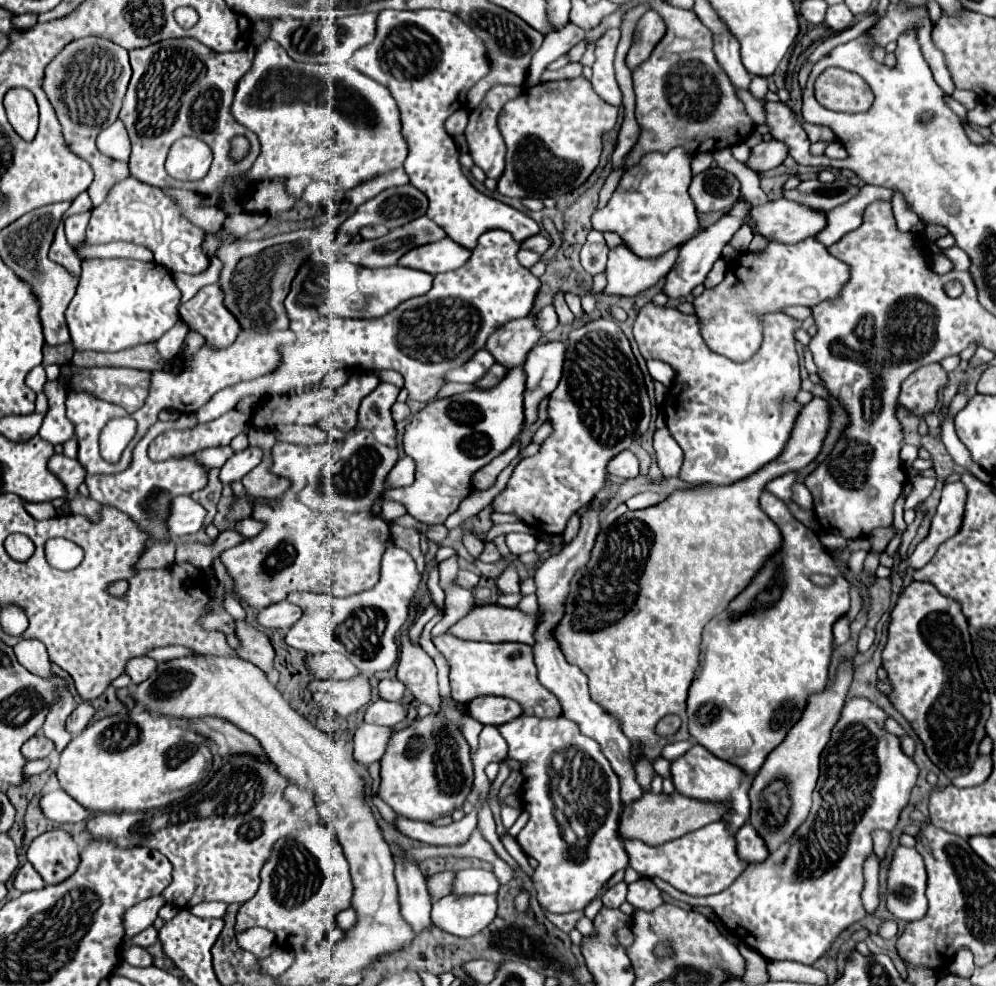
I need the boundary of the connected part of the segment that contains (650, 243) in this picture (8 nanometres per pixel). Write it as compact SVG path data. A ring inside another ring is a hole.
M673 148L667 154L651 152L621 176L607 206L593 214L593 228L599 232L619 234L625 246L639 258L657 258L671 248L679 248L701 228L695 204L687 192L689 184L691 158L683 148ZM641 170L645 170L645 174L637 182L635 176Z

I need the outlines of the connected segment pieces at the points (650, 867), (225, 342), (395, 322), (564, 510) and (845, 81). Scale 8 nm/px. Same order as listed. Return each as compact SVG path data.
M723 820L707 824L695 832L687 832L685 836L659 846L649 846L641 840L631 838L623 838L623 844L629 854L631 868L637 870L643 878L659 876L661 880L673 884L677 890L691 896L717 894L729 888L747 868L747 862L741 860L737 854L735 832L731 832Z
M219 284L203 286L189 302L181 304L179 314L191 330L199 332L217 350L231 346L241 330L223 304Z
M491 230L485 232L479 238L479 246L473 250L471 258L465 266L443 272L435 276L433 288L423 294L405 300L395 310L387 312L381 318L363 318L363 320L351 320L351 318L333 318L329 326L329 340L325 342L323 354L327 356L325 364L331 364L335 368L361 368L367 372L377 370L397 370L405 378L405 388L409 390L411 400L419 402L431 402L439 388L443 386L443 374L449 368L461 366L465 360L469 360L477 350L485 348L487 338L507 324L509 320L523 318L531 312L535 294L539 290L539 280L517 262L517 250L519 244L515 244L513 236L503 230Z
M599 316L569 332L563 376L555 392L549 396L547 414L553 426L551 436L541 444L535 456L523 458L515 466L505 490L493 500L493 510L503 514L515 514L537 532L555 536L563 534L567 520L573 512L577 512L583 504L597 496L597 492L605 486L605 468L609 460L615 458L619 452L627 450L633 438L639 438L643 432L647 432L651 420L651 404L643 374L631 352L629 340L623 336L623 330L613 320Z
M827 68L815 84L817 100L837 112L867 112L875 100L867 82L855 72Z

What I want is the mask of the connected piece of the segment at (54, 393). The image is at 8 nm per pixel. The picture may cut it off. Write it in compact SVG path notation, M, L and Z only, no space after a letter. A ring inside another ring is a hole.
M47 382L45 394L49 398L49 410L45 414L39 436L51 444L65 444L67 440L71 440L75 436L73 424L65 416L67 392L65 392L65 388L61 388L59 382Z

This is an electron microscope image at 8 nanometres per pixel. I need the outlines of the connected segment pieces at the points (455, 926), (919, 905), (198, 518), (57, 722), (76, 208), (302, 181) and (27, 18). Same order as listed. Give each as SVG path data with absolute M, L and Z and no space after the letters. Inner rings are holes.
M451 894L433 902L431 920L449 934L469 938L493 922L495 910L497 894Z
M897 846L887 872L885 906L897 918L913 922L927 912L927 872L923 856L915 848Z
M175 496L169 504L169 516L165 526L173 538L181 538L197 532L203 526L205 508L189 496Z
M65 692L63 698L65 700L61 700L61 704L53 706L53 712L49 712L49 716L45 720L45 726L43 726L43 734L55 742L59 754L63 752L63 748L73 738L73 734L65 730L65 720L73 712L73 708L75 708L75 700L73 700L73 696L69 692Z
M81 192L75 200L73 200L73 204L71 204L71 208L69 208L69 212L65 214L65 218L67 216L71 216L71 214L79 214L79 212L85 212L85 210L89 210L91 208L91 200L89 200L89 196L87 196L87 192Z
M295 176L295 178L289 178L287 182L285 182L285 186L287 186L287 192L291 192L293 196L301 196L301 192L303 192L303 188L307 186L311 182L311 176Z
M21 14L21 16L13 18L13 26L19 28L19 30L27 30L27 28L31 28L35 24L37 24L37 16L35 14Z

